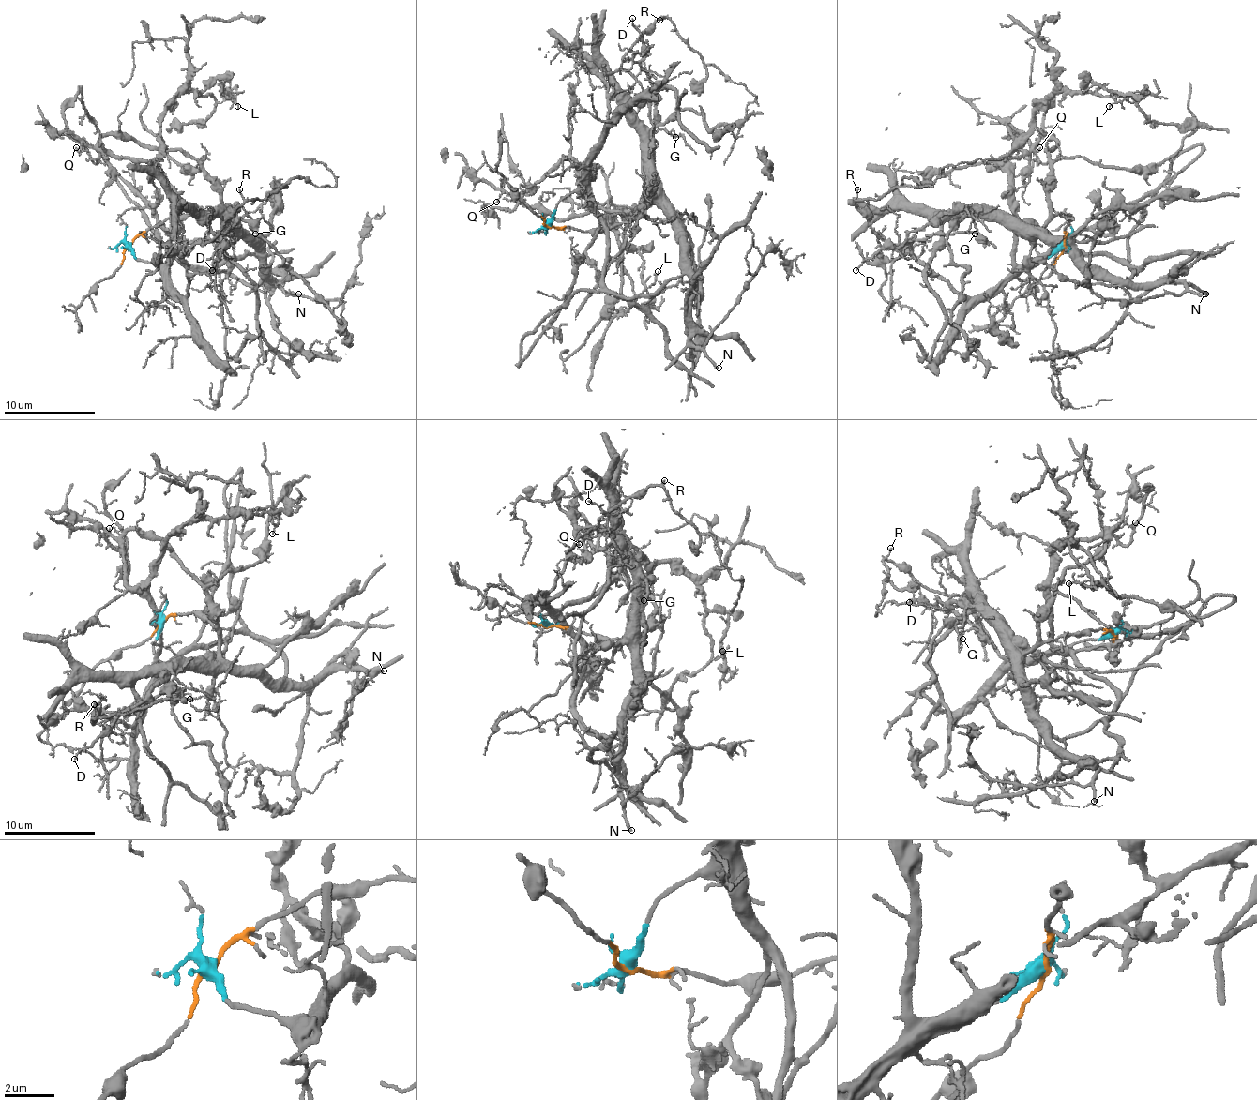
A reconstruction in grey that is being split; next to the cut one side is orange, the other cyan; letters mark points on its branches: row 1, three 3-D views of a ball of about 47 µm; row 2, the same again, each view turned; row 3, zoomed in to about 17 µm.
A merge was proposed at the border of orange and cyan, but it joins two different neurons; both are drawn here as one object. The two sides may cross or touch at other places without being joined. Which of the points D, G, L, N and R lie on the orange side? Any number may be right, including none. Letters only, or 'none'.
D, G, N

